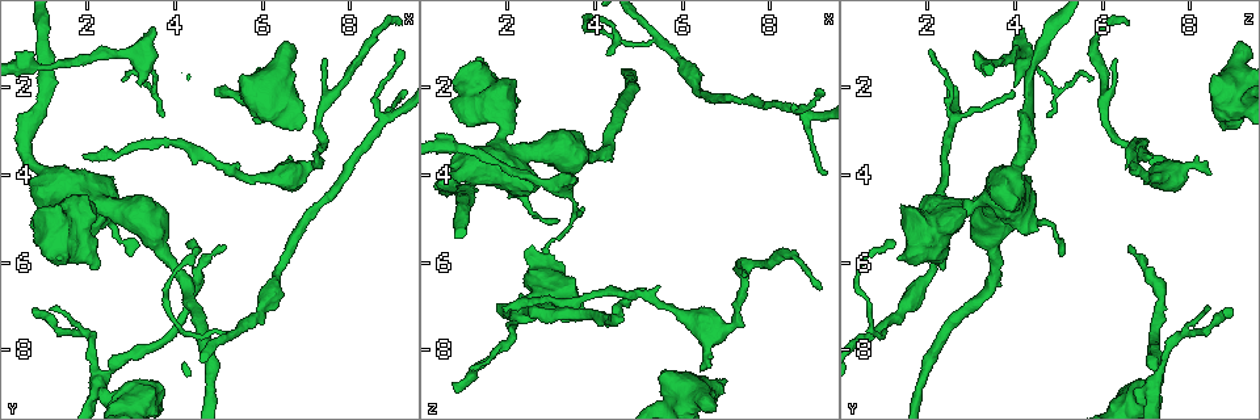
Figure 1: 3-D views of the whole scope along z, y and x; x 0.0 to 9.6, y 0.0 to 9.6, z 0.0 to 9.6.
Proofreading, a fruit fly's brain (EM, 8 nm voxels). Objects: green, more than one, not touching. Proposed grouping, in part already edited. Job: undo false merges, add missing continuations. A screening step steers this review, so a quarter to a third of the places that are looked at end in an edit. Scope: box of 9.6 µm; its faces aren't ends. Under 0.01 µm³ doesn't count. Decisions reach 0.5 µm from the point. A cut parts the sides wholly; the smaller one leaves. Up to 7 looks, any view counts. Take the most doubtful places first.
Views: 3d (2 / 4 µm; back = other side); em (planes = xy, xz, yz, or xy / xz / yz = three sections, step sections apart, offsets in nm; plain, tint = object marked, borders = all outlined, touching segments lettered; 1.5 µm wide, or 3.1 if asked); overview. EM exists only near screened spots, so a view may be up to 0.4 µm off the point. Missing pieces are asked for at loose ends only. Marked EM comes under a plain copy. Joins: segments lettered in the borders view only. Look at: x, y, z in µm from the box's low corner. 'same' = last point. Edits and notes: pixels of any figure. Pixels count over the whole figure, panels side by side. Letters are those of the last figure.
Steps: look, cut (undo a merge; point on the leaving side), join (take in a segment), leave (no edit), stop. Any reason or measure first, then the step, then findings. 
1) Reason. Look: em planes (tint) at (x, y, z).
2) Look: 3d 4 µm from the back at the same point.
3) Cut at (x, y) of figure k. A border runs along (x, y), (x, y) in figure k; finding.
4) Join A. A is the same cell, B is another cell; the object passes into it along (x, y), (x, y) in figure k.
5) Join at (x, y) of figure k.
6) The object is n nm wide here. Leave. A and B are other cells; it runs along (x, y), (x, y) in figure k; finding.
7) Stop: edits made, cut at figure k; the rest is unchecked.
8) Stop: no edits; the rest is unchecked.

End of a long branch. Look: 3d 4 µm at (5.15, 5.65, 6.55).

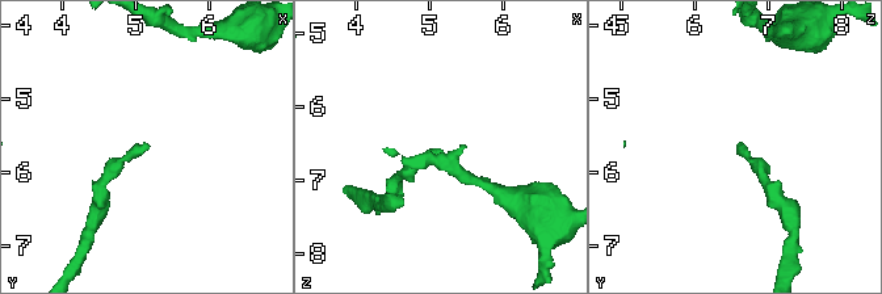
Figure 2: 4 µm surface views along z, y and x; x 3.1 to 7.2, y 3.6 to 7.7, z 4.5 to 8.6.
Look: em planes (borders) at (5.20, 5.65, 6.65).

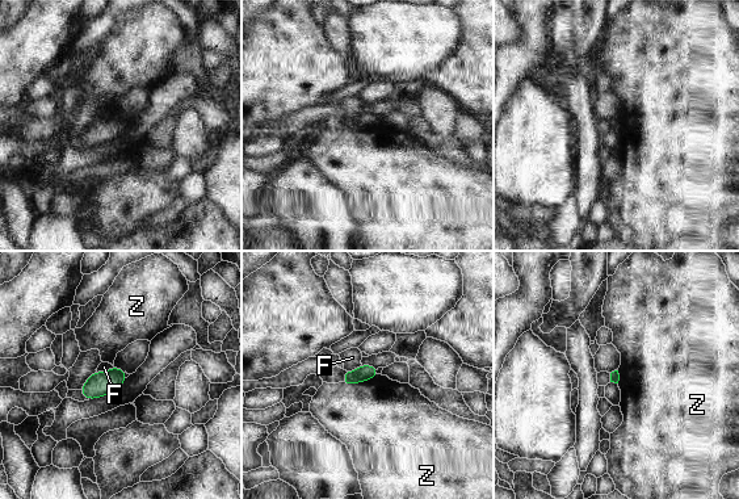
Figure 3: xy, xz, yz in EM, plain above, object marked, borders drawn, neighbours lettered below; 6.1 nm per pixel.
Leave. F and Z are other cells; a border runs along (378, 373), (353, 384), (341, 382) in figure 3; none of them fits.

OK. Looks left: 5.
A narrow waist. Look: em planes (tint) at (1.90, 4.55, 3.35).

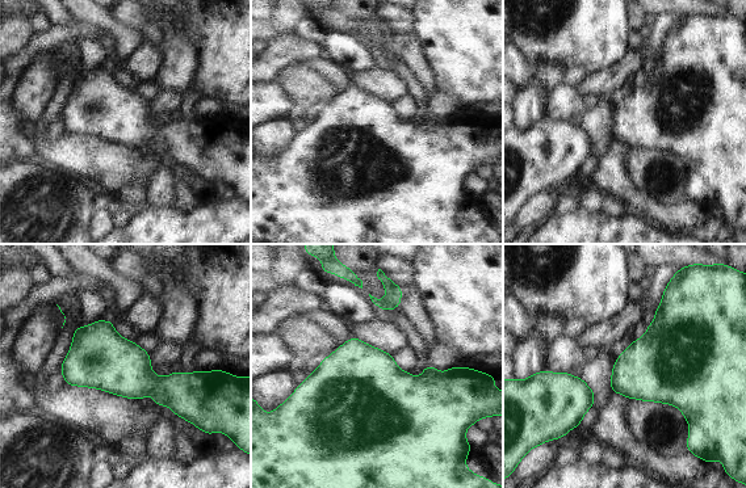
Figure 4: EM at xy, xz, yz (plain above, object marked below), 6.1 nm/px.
See the neighbours. Look: em planes (borders) at the same point.

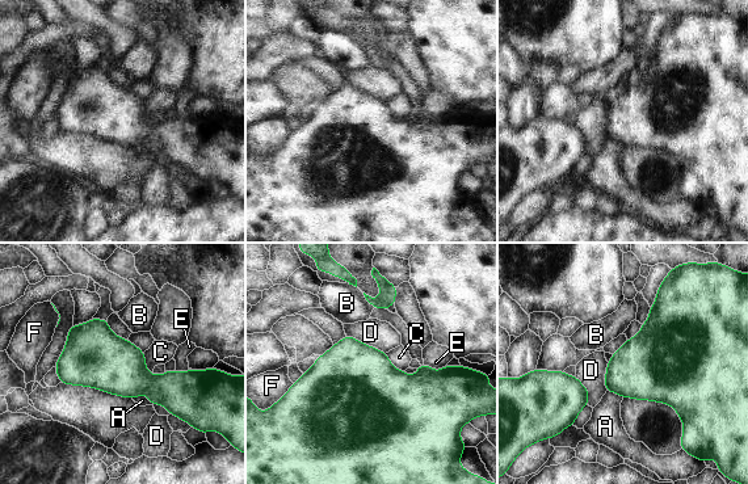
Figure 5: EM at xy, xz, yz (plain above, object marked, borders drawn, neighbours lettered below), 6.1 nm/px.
Leave. A, B, C, D, E and F are other cells; a border runs along (143, 352), (146, 370), (152, 374) in figure 5; continuous, no second neuron.

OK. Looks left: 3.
Looks like a crossing. Look: em xy step 8 (borders) at (8.70, 2.75, 2.60).

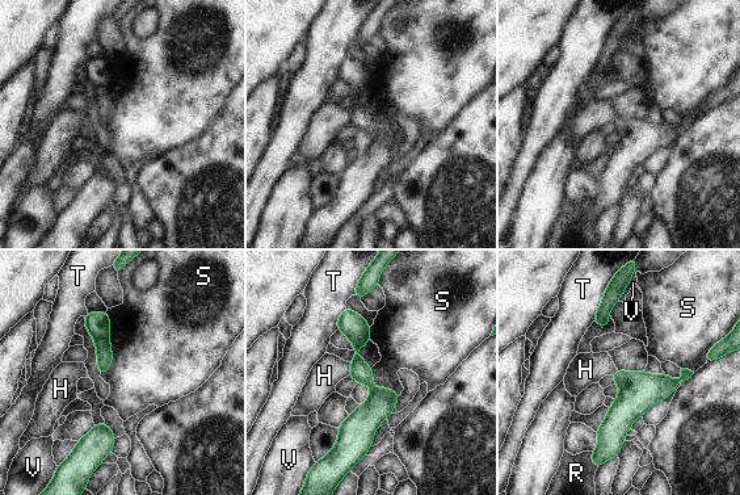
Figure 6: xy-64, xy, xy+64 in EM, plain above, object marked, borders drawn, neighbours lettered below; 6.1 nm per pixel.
Leave. H, R, S, T and V are other cells; a border runs along (105, 313), (112, 363), (100, 376) in figure 6; all the same neuron.

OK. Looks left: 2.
Stop: no edits; the rest is unchecked.

